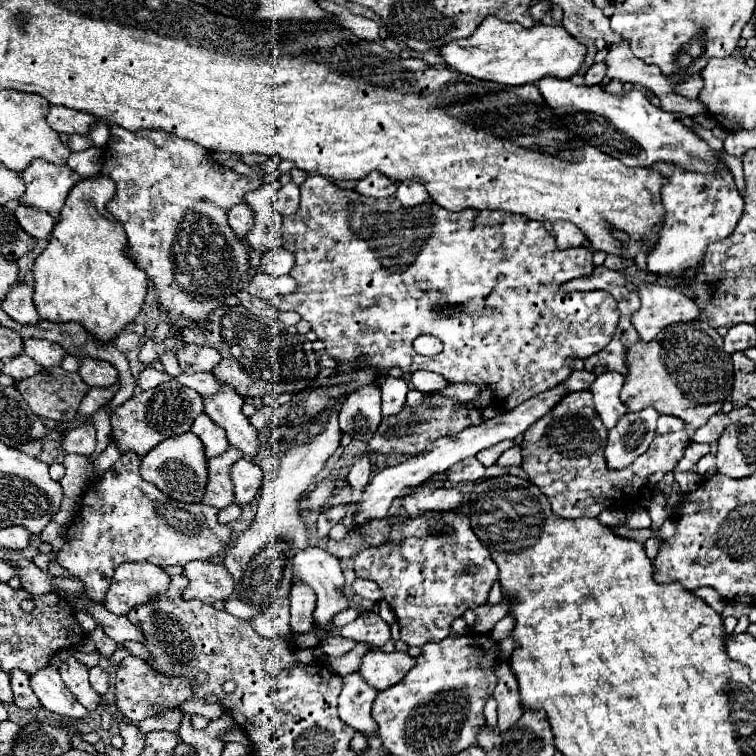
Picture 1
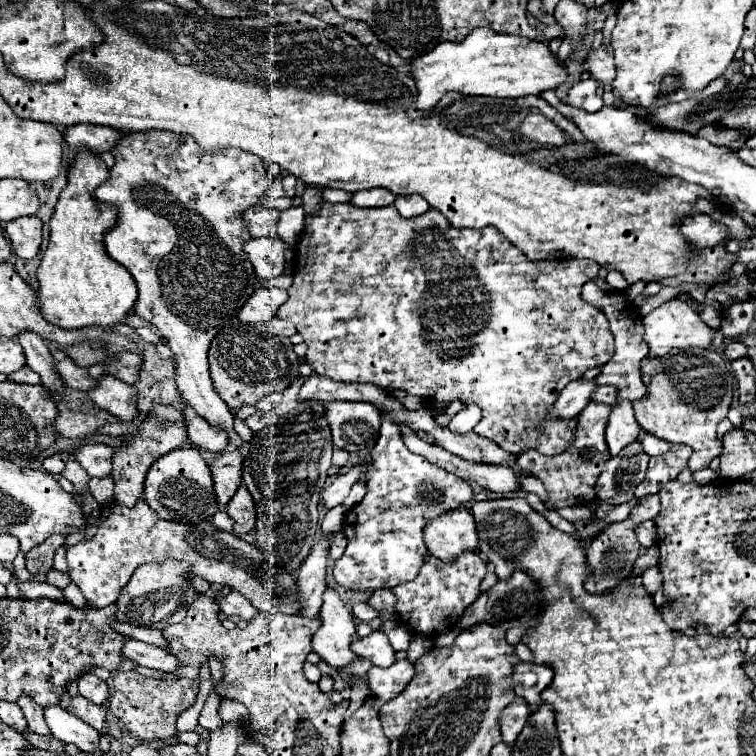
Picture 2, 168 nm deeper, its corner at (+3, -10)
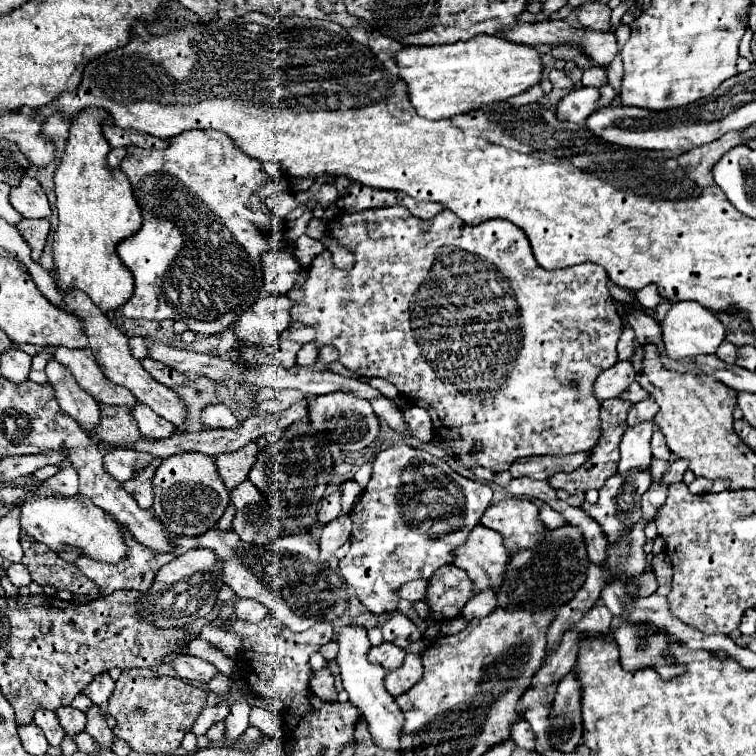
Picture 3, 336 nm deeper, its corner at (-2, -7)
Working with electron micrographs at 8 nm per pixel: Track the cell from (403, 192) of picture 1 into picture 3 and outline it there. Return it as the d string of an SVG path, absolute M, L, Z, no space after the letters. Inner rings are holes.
M413 201L413 203L409 203L407 205L407 209L415 215L415 217L419 217L419 219L433 219L439 211L443 211L445 207L441 205L441 203L427 203L427 201Z

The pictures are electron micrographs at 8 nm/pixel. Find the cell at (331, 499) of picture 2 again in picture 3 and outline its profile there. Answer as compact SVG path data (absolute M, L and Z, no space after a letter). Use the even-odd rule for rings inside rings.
M335 491L335 493L329 495L327 499L323 499L323 503L321 503L321 507L319 507L317 521L319 521L321 525L325 525L325 523L333 521L333 519L339 515L339 511L341 511L341 493Z

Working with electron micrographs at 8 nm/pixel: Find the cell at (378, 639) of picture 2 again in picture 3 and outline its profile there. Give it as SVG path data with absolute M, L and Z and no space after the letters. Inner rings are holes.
M383 643L379 647L371 647L369 651L369 661L379 663L387 671L399 669L403 665L403 659L405 659L405 651L393 643Z

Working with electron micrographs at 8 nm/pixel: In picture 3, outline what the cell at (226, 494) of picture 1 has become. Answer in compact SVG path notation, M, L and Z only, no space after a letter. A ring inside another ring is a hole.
M247 443L239 451L223 453L217 457L219 475L229 491L247 479L249 469L253 467L253 463L257 459L257 451L259 451L259 447L255 443Z

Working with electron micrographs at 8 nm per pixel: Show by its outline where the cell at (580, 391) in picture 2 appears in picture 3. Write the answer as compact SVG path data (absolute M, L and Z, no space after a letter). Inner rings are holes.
M631 359L627 361L619 361L615 363L611 369L603 371L597 381L595 381L595 397L599 401L605 401L605 399L611 399L611 397L619 397L633 381L635 381L637 373L631 365Z

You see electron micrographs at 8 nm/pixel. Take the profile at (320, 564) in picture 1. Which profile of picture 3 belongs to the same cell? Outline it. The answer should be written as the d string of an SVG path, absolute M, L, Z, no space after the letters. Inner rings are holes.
M343 627L341 635L339 635L339 667L341 667L341 679L343 679L343 687L349 693L349 701L351 705L355 705L361 715L367 719L369 723L369 733L373 737L373 741L383 749L383 751L393 751L393 753L403 753L401 747L401 731L405 725L403 713L399 709L399 705L395 703L395 697L387 693L387 689L383 687L383 679L385 679L385 669L379 665L373 665L367 661L367 651L371 649L371 643L367 639L367 631L363 627Z

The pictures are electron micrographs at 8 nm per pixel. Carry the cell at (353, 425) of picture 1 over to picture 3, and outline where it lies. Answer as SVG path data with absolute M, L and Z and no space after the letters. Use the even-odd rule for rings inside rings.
M335 391L331 395L317 395L307 403L309 419L317 433L325 433L341 451L363 451L379 435L379 419L371 409L367 399L355 397L351 393Z

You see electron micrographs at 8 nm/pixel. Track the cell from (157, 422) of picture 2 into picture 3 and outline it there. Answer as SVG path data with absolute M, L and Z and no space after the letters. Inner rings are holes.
M157 457L149 467L145 467L143 471L139 471L135 479L123 483L123 489L125 489L125 491L137 501L137 505L143 507L143 509L151 509L151 505L153 505L153 487L151 487L151 481L153 481L153 475L155 475L155 471L157 471L159 461L161 461L161 459Z

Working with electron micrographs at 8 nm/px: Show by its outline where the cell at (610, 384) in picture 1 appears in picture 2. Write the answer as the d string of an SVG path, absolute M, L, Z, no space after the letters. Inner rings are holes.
M628 400L616 402L610 406L610 418L606 424L606 444L612 456L616 456L626 444L634 442L640 430L642 428L634 418L634 410Z

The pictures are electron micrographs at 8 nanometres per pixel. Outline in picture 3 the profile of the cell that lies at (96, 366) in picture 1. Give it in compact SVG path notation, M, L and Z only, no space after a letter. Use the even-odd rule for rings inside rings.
M137 405L131 415L135 417L141 435L147 439L167 439L171 435L177 433L175 425L169 423L167 419L163 419L161 415L157 415L153 409L149 409L147 405Z

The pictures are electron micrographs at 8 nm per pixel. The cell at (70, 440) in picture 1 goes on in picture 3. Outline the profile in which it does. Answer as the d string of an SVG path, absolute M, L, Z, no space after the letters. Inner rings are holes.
M109 449L103 457L103 469L119 483L125 483L127 479L133 479L143 467L151 465L153 459L155 455L133 449Z

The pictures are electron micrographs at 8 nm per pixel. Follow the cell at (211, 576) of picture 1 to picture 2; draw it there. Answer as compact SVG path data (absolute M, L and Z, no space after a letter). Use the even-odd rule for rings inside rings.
M230 592L230 594L220 596L220 598L212 596L212 598L218 602L220 612L224 612L226 616L238 614L242 620L252 620L252 618L260 612L260 610L256 610L242 594L238 594L238 592Z

